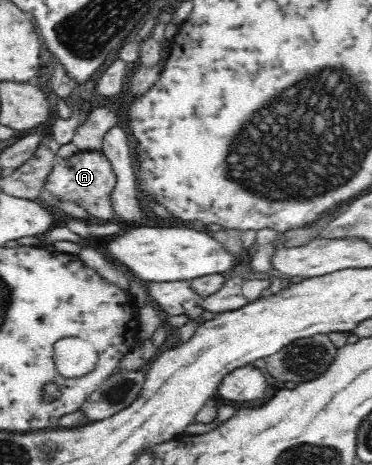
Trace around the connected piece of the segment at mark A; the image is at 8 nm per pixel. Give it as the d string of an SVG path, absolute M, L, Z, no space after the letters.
M86 150L79 151L67 159L57 157L45 188L57 201L73 201L93 217L103 219L103 223L107 223L109 219L113 221L118 219L111 204L111 195L115 185L116 176L105 154L98 150Z

